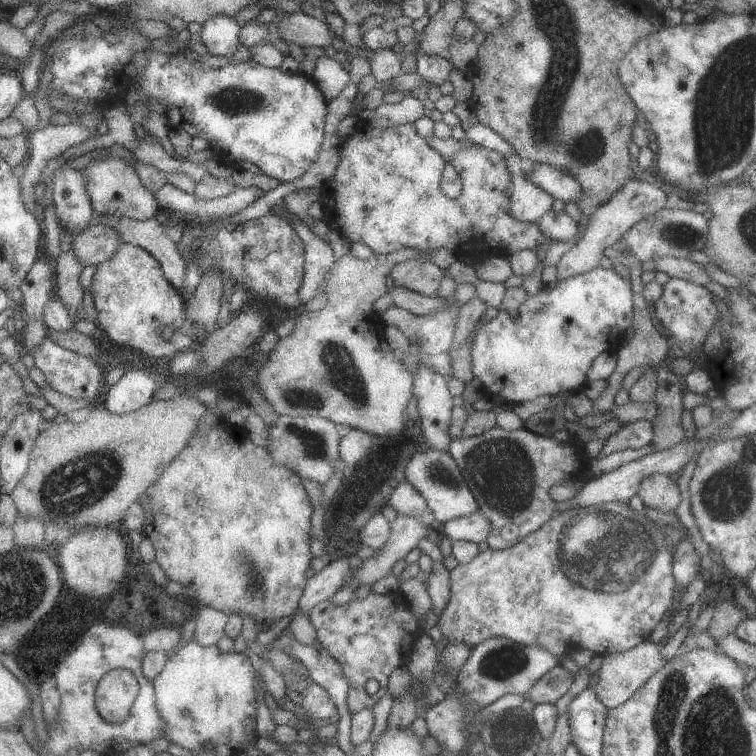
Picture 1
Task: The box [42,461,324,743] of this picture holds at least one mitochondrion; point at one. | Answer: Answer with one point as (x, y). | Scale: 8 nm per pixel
(250, 579)

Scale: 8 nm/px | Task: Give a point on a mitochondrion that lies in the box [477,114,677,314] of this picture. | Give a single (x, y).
(584, 148)

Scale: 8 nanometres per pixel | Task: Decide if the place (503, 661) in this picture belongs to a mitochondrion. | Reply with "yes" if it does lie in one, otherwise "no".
yes

